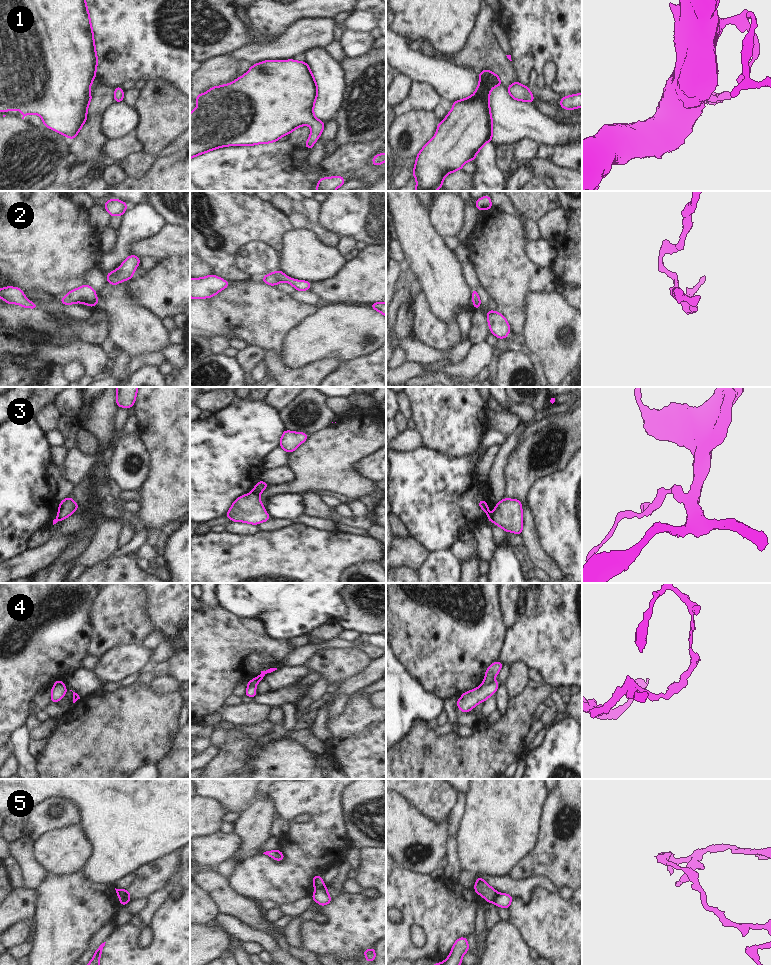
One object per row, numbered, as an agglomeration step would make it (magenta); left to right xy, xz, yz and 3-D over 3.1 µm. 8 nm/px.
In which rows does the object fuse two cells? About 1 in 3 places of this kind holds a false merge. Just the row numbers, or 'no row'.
3, 4, 5.

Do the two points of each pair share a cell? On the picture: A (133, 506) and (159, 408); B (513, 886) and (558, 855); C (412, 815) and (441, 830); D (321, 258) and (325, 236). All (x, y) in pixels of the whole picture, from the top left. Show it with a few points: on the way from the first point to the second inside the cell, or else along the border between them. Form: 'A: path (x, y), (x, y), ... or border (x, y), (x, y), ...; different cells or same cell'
A: border (128, 497), (138, 503), (139, 510), (137, 512); different cells
B: border (509, 875), (514, 878), (546, 878); different cells
C: path (419, 822), (427, 830), (434, 830); same cell
D: border (309, 227), (323, 245), (335, 248); different cells

